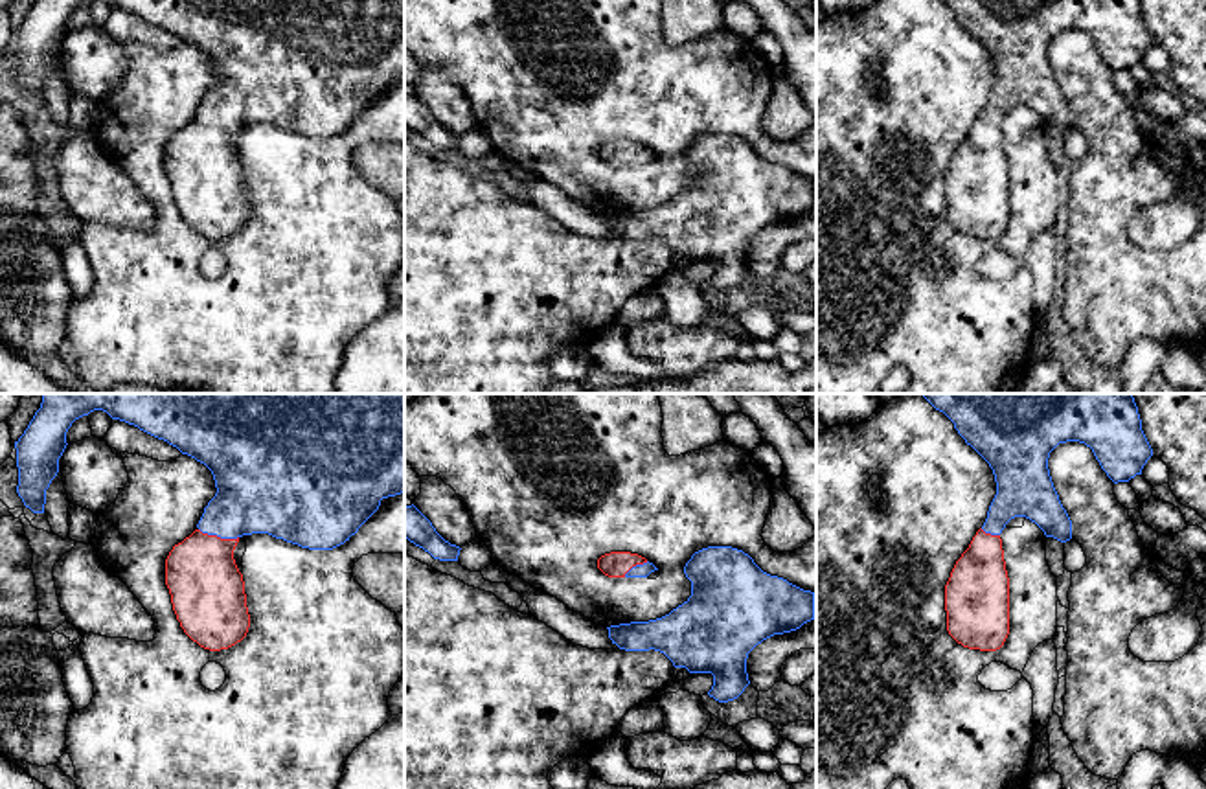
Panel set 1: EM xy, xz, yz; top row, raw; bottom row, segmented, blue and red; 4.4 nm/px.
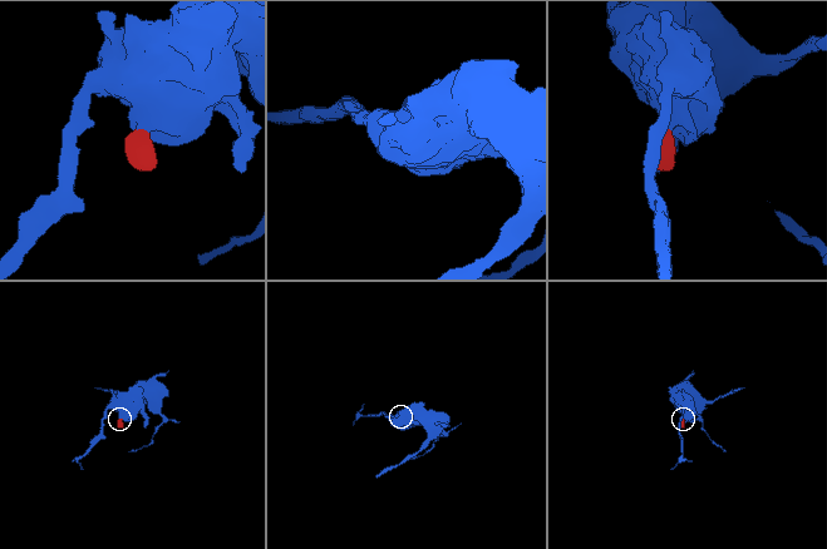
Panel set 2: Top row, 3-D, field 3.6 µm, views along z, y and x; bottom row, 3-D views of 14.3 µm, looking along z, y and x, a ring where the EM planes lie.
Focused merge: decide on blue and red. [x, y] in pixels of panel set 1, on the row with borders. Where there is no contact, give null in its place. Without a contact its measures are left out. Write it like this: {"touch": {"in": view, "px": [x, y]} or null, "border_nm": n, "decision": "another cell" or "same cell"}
{"touch": {"in": "xy", "px": [219, 536]}, "border_nm": 180, "decision": "same cell"}

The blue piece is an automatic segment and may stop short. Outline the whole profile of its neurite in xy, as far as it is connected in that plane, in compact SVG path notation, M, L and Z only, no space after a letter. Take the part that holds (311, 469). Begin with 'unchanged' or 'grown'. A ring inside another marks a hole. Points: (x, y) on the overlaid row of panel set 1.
grown; M42 394L40 408L15 441L17 493L33 513L44 513L46 489L59 473L68 429L94 410L167 441L213 475L217 493L197 530L165 559L176 620L193 642L210 651L235 646L250 627L245 581L233 559L243 535L268 533L302 548L333 550L358 532L382 498L404 493L404 394Z

